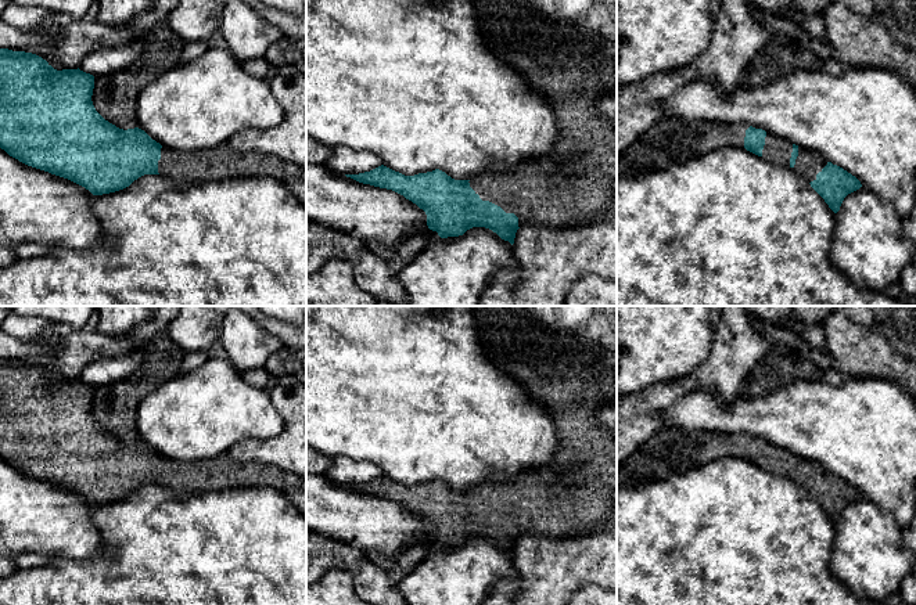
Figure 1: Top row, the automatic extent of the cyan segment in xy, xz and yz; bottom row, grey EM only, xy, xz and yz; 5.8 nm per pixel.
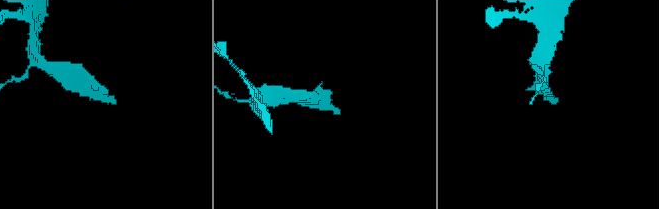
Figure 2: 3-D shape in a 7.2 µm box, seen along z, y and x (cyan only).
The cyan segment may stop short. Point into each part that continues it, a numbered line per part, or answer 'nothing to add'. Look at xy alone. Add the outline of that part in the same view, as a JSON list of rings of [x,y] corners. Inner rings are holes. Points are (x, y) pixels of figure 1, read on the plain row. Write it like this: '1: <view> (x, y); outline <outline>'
1: xy (222, 472); outline [[[227,453],[200,461],[179,461],[162,455],[158,483],[175,491],[267,486],[284,491],[291,504],[306,518],[303,479],[269,464],[234,461]]]

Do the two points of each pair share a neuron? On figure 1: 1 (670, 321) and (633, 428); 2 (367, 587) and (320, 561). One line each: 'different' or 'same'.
1: different
2: same

